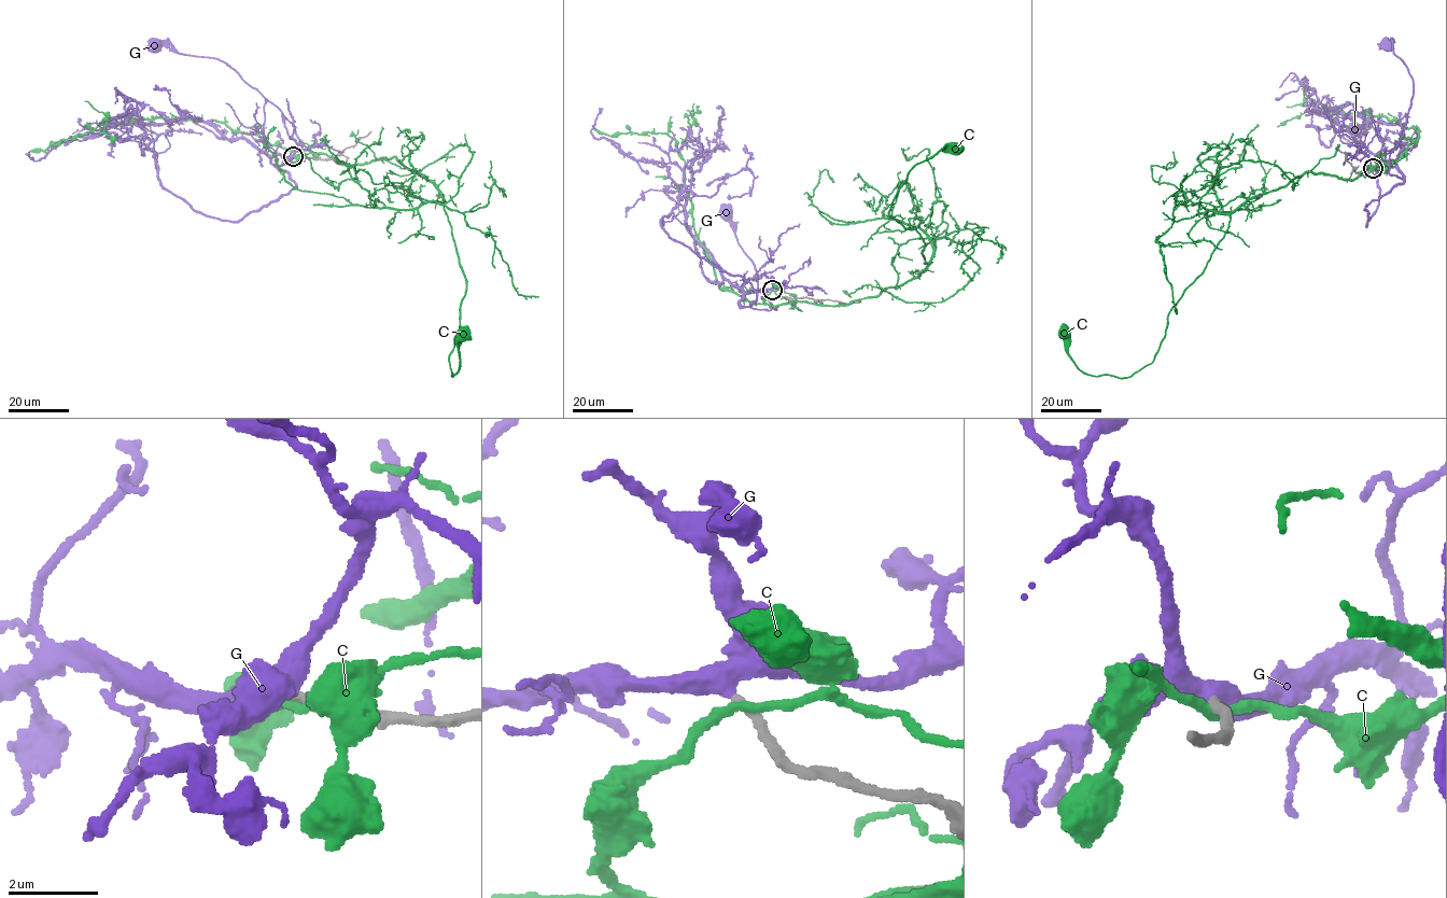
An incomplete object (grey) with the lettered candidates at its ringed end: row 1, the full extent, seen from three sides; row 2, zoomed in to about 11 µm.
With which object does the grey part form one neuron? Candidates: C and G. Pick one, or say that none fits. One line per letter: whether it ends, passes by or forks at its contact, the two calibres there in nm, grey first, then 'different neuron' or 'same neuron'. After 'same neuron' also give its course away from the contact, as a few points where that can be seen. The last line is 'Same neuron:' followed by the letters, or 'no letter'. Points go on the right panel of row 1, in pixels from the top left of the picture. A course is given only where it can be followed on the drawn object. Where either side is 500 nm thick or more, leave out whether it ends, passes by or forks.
C: it passes by; 240 nm thick on the grey side, 190 nm on the other; different neuron
G: it passes by; 180 nm thick on the grey side, 420 nm on the other; same neuron; it runs (1374, 168), (1391, 167), (1403, 178), (1389, 173), (1389, 156), (1405, 128), (1414, 94), (1405, 65), (1387, 44)
Same neuron: G

